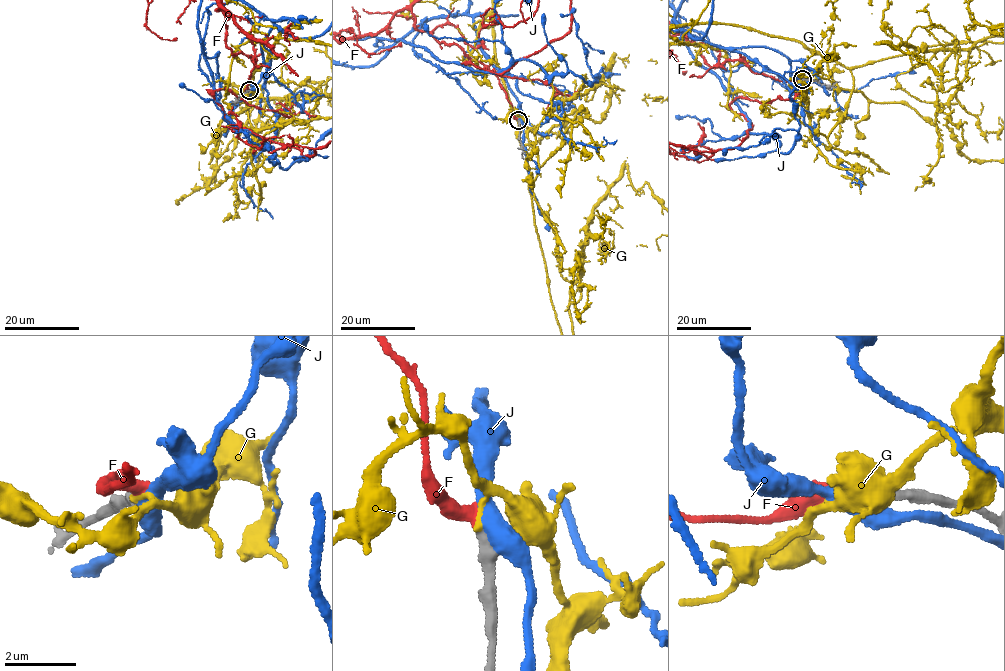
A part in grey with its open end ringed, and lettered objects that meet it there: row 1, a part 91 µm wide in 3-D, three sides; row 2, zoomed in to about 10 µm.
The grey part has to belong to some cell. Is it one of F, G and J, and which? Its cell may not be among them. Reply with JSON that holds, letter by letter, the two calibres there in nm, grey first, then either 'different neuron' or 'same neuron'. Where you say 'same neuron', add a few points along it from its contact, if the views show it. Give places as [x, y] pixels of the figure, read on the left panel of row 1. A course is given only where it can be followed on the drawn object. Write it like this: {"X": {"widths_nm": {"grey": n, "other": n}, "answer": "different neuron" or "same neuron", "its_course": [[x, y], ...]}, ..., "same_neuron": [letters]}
{"F": {"widths_nm": {"grey": 380, "other": 380}, "answer": "same neuron"}, "G": {"widths_nm": {"grey": 360, "other": 140}, "answer": "different neuron"}, "J": {"widths_nm": {"grey": 400, "other": 480}, "answer": "different neuron"}, "same_neuron": ["F"]}

